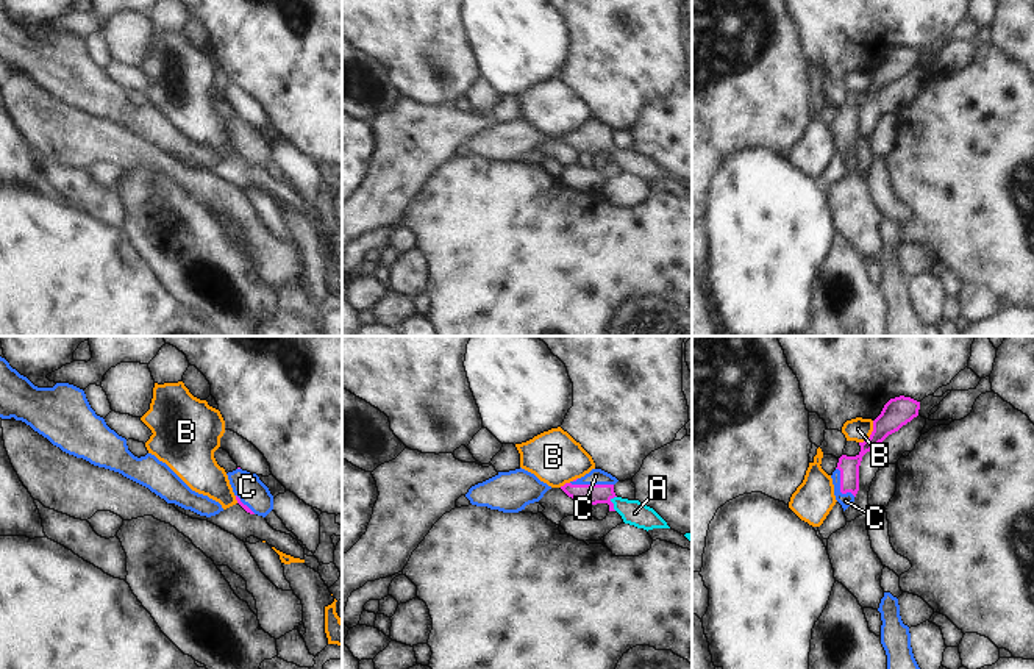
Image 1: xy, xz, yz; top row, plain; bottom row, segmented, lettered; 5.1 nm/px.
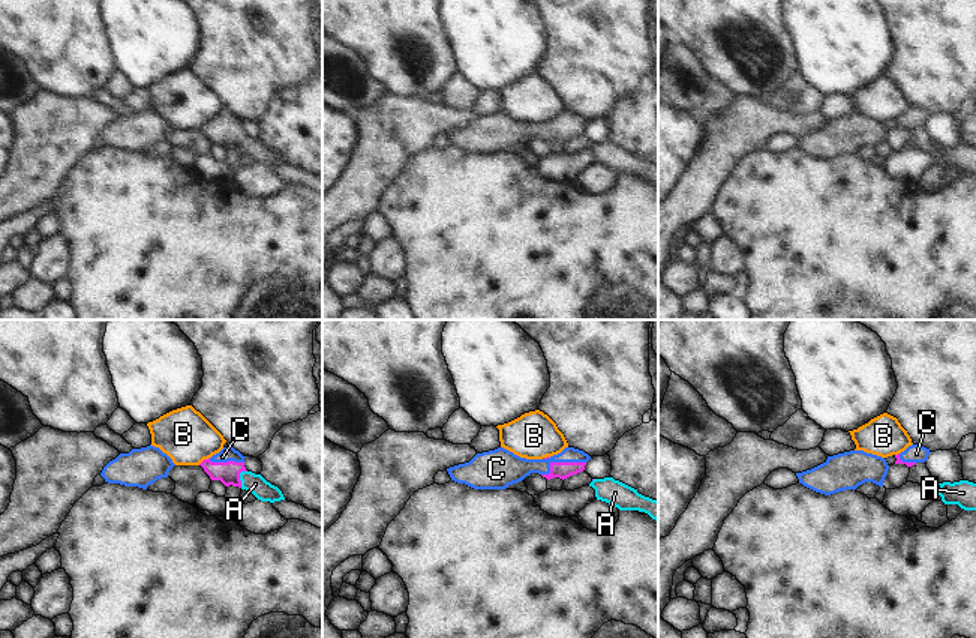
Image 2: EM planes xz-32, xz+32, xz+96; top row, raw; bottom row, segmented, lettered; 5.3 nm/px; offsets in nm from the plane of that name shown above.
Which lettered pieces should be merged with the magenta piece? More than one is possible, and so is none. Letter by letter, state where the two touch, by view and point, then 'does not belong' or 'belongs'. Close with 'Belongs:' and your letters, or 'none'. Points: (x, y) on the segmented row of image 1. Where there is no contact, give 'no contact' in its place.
A: xz (613, 504) | belongs
B: yz (872, 433) | does not belong
C: xz (592, 485) | belongs
Belongs: A, C

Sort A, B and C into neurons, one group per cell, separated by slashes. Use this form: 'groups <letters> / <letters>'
groups A C / B

